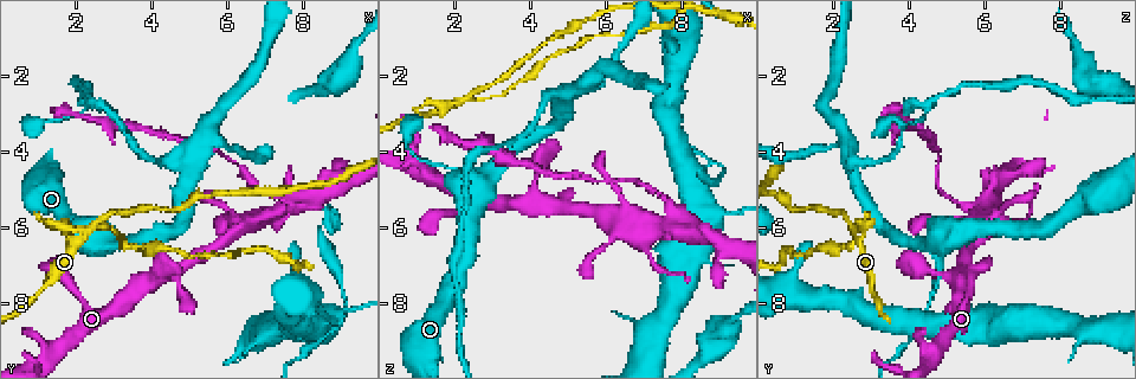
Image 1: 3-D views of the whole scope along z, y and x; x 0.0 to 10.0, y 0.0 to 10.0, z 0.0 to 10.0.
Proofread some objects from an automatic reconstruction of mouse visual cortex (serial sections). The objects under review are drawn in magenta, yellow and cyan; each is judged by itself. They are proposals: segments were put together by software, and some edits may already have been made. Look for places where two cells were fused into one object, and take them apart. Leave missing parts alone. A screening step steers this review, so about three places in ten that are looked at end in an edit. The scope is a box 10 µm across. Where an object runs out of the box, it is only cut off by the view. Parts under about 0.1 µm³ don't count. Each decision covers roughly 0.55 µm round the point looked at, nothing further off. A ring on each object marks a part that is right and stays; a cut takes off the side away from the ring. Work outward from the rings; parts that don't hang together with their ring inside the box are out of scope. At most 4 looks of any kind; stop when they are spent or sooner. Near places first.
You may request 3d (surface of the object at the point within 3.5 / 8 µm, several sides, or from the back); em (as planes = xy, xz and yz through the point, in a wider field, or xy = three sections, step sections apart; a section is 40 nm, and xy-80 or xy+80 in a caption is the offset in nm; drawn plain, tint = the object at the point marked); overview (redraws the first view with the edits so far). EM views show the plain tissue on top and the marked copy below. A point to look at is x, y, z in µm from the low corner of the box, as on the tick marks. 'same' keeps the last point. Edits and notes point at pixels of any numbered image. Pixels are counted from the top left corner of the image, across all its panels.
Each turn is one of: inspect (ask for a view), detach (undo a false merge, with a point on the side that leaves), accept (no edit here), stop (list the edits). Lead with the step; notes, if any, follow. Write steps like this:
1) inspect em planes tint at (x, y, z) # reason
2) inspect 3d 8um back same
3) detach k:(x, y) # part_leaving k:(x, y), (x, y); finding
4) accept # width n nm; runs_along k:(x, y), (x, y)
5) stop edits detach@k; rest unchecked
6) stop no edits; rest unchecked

inspect 3d 3.5um back at (2.45, 5.95, 2.50) # a narrow waist

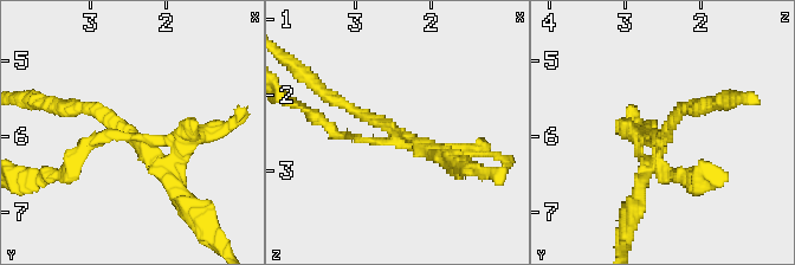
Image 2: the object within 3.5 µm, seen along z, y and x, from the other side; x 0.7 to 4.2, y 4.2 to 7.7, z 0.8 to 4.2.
inspect em xy step 5 tint at (2.45, 6.00, 2.55) # arms 3; arm_widths 150, 150, 200 nm

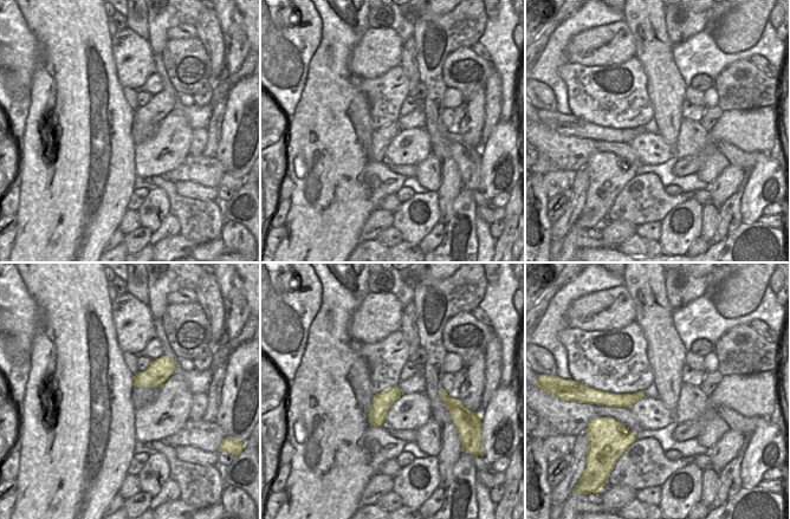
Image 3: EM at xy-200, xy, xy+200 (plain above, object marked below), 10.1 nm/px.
detach 2:(632, 111) # part_leaving 2:(392, 139), (337, 135), (301, 108); two cells meet here

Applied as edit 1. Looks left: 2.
inspect 3d 3.5um at (7.35, 5.30, 5.05) # calibre changes

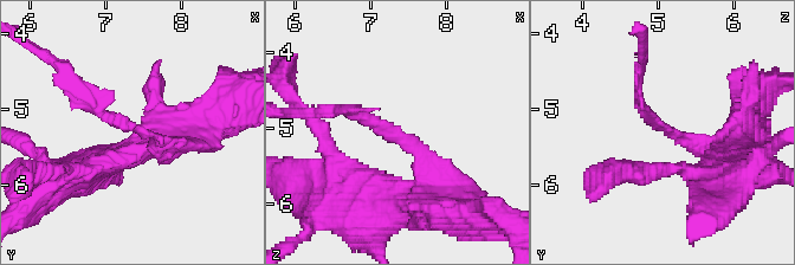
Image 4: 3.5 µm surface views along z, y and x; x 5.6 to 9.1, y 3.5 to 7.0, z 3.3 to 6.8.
inspect em xy step 3 tint at (7.35, 5.25, 5.10) # arm_widths 150, 300 nm; now the EM

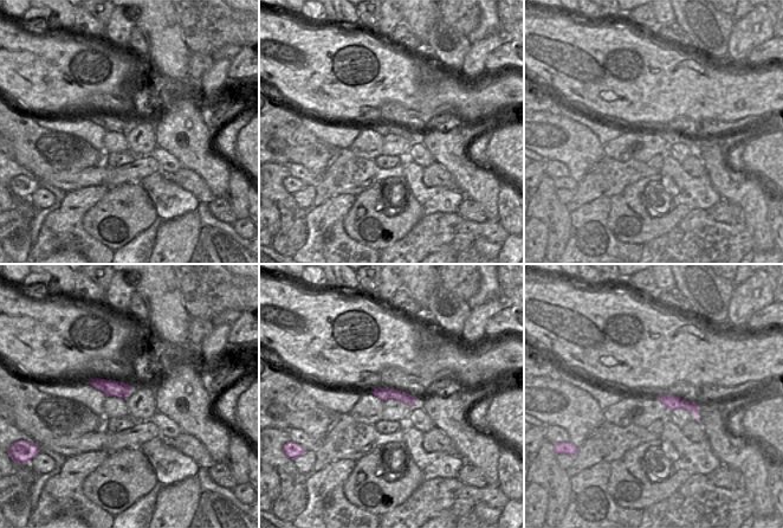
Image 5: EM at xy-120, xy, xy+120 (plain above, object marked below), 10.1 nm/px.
detach 4:(121, 124) # part_leaving 4:(152, 136), (104, 117), (71, 78); two cells meet here

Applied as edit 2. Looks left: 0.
stop edits detach@2, detach@4; rest unchecked

